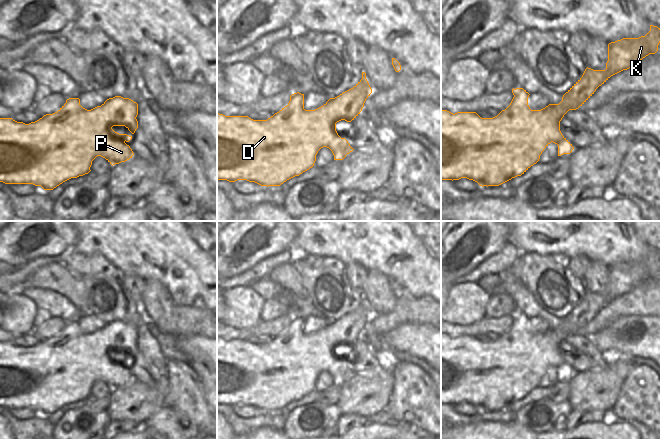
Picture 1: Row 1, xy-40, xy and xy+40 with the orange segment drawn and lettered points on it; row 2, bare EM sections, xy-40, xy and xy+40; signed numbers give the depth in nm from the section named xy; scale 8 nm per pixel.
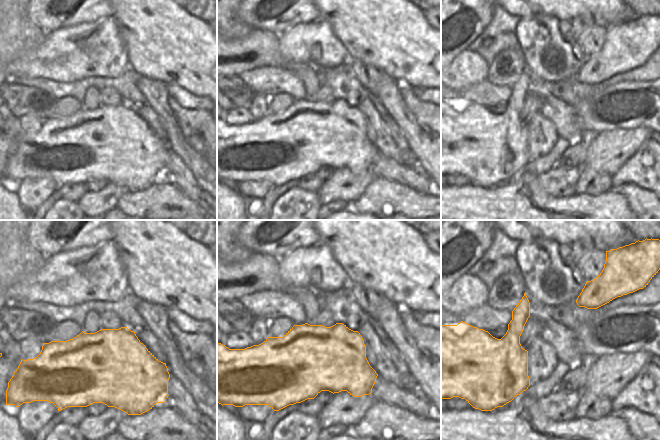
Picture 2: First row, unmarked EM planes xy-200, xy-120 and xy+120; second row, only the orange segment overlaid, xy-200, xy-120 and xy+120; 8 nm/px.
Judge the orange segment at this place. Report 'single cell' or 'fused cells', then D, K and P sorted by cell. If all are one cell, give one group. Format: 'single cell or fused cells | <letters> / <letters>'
single cell | D K P

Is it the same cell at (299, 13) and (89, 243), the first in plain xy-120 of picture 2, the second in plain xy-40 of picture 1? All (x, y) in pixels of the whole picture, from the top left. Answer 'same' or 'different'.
different

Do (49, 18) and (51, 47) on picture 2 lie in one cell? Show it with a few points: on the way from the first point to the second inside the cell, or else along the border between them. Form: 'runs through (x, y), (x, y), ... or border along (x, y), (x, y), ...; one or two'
border along (72, 24), (66, 27), (59, 27), (48, 33); two

